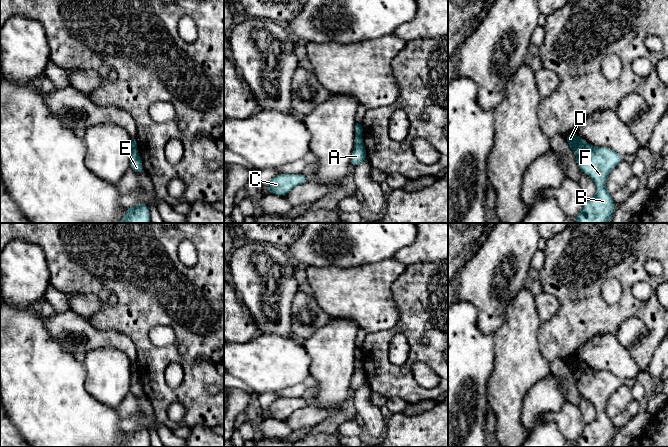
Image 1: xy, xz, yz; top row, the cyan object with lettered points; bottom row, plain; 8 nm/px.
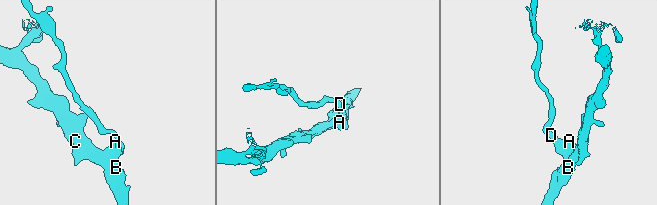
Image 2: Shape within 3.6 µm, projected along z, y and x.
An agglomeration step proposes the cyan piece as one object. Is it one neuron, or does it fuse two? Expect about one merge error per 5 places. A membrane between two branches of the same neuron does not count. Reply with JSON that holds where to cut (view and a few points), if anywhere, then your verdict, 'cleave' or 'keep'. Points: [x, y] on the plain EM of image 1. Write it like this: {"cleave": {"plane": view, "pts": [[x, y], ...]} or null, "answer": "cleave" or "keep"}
{"cleave": {"plane": "yz", "pts": [[585, 366], [584, 372], [576, 381]]}, "answer": "cleave"}

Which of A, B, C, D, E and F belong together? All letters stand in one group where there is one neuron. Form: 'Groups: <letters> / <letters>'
Groups: A B C E F / D

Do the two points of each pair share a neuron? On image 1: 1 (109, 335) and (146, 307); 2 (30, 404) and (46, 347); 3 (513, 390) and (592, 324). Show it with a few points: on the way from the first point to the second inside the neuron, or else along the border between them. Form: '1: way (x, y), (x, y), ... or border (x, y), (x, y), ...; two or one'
1: border (92, 325), (100, 329), (120, 331), (134, 345); two
2: way (37, 390), (37, 361); one
3: border (538, 339), (541, 354), (550, 362); two

